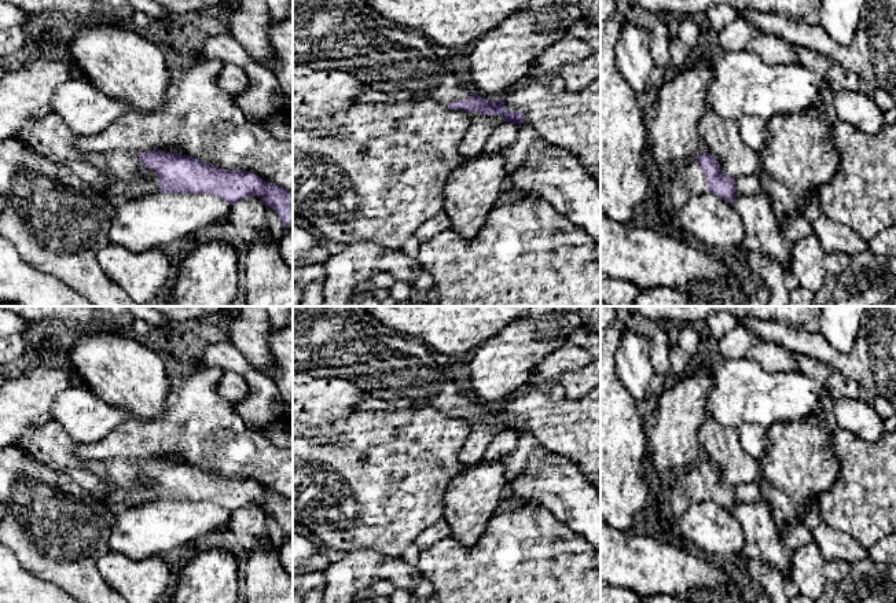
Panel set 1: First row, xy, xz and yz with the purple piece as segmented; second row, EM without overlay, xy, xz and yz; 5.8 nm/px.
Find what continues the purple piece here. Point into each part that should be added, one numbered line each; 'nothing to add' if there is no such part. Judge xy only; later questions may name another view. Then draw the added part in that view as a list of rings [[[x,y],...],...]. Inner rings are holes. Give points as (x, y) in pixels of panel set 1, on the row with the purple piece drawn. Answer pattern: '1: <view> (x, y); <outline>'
1: xy (118, 190); [[[140,165],[142,169],[147,169],[150,172],[150,176],[148,177],[139,177],[137,180],[135,181],[125,181],[120,177],[111,177],[111,176],[104,176],[109,181],[109,187],[106,190],[106,198],[109,199],[109,202],[111,202],[114,206],[128,201],[128,199],[132,199],[132,198],[139,198],[139,196],[143,196],[143,195],[148,195],[148,194],[157,194],[159,192],[159,183],[157,180],[157,173],[154,169],[148,169],[148,168],[144,168],[143,165]]]

